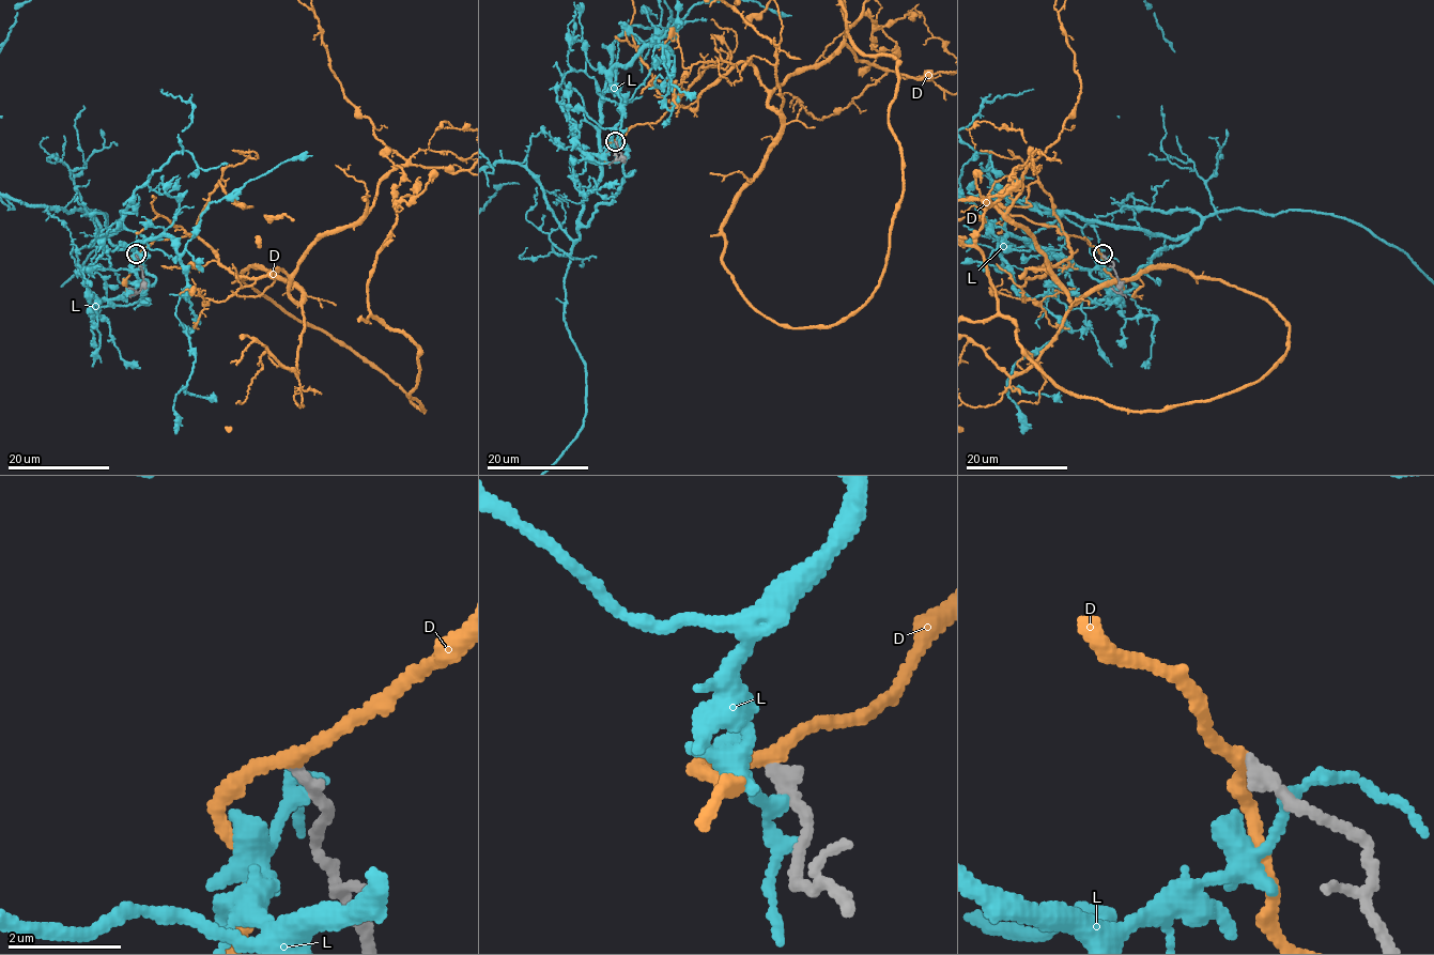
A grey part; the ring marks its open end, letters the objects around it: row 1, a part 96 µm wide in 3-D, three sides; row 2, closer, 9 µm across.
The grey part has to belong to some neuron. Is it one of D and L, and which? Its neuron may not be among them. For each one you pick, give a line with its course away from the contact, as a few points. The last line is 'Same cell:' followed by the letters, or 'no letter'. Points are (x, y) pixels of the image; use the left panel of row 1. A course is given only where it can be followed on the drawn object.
Same cell: no letter

